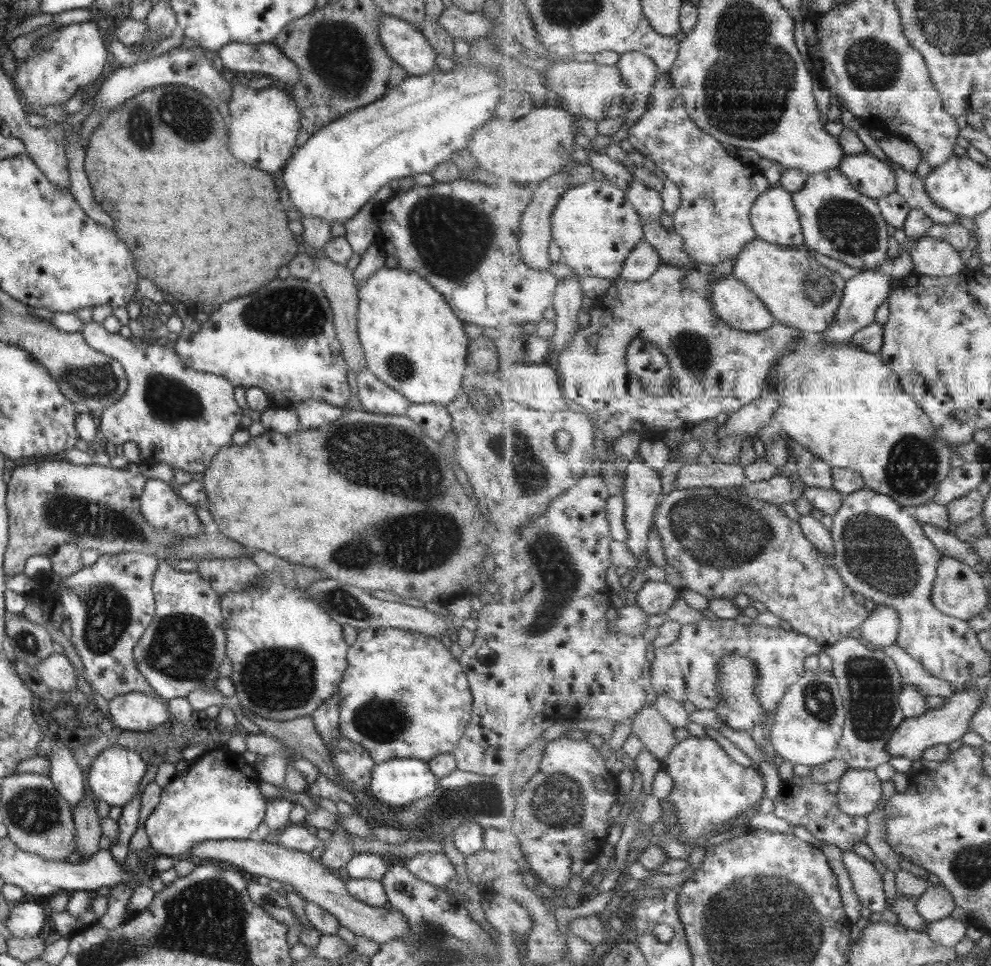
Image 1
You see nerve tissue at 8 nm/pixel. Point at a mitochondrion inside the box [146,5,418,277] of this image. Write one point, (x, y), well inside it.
(337, 51)

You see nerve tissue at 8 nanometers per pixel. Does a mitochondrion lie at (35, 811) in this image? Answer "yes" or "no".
yes

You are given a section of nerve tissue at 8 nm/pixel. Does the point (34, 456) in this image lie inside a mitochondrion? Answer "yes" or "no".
no

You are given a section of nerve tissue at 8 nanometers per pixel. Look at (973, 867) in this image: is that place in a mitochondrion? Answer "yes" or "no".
yes

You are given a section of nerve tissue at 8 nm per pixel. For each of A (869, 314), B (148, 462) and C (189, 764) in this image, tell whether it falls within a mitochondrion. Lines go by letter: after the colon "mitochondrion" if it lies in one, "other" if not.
A: other
B: other
C: other

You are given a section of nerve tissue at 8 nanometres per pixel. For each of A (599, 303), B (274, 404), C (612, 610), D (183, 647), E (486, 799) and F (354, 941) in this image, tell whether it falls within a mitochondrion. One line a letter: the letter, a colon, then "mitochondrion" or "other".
A: other
B: other
C: other
D: mitochondrion
E: mitochondrion
F: other

